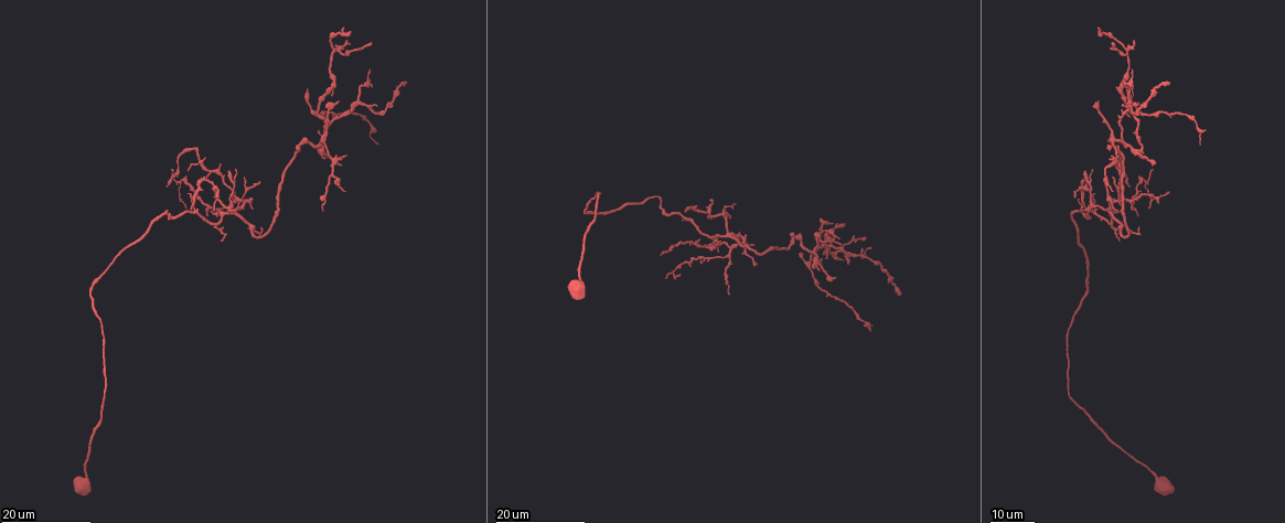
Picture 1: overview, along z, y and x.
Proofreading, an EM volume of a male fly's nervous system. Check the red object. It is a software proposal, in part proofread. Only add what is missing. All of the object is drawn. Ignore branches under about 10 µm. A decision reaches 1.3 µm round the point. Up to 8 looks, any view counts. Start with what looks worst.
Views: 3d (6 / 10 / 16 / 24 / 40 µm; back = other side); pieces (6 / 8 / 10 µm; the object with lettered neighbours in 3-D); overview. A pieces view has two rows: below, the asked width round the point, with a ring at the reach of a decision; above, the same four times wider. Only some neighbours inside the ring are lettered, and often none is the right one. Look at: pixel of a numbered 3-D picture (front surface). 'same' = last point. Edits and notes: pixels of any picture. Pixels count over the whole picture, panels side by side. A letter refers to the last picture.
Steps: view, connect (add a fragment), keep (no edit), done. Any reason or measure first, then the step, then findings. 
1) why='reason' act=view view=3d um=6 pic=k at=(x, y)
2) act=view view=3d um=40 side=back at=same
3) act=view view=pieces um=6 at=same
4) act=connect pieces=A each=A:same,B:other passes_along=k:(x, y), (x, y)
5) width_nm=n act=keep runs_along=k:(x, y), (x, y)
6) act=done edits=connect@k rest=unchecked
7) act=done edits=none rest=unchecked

why='free end' act=view view=3d um=16 pic=1 at=(711, 201)

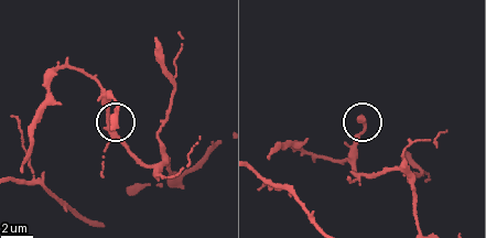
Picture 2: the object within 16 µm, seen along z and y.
act=view view=pieces um=10 pic=2 at=(114, 125)

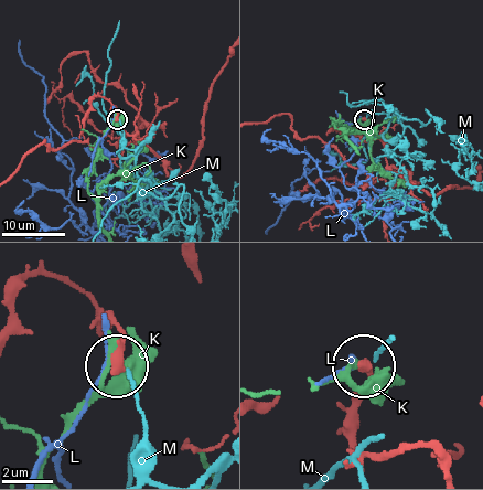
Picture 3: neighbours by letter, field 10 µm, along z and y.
width_nm=390 act=keep each=K:other,L:other,M:other found='none of them fits'

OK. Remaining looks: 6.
why='free end' act=view view=3d um=16 pic=1 at=(1111, 45)

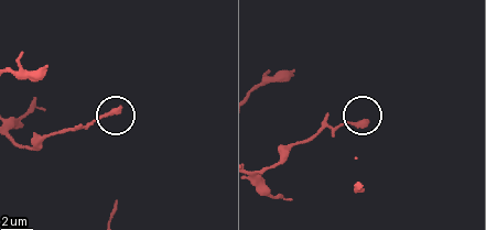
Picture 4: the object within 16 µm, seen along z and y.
act=view view=pieces um=10 pic=4 at=(366, 123)

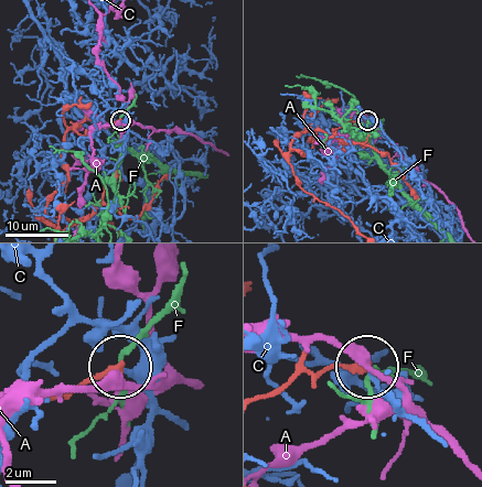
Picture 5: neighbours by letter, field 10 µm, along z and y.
act=keep each=A:other,C:other,F:other found='none of them fits'

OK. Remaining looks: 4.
why='an open end' act=view view=3d um=24 pic=1 at=(229, 174)

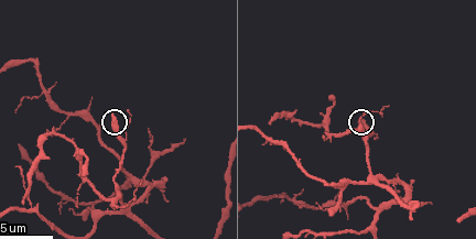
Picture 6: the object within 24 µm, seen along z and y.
act=view view=pieces um=6 pic=6 at=(113, 118)

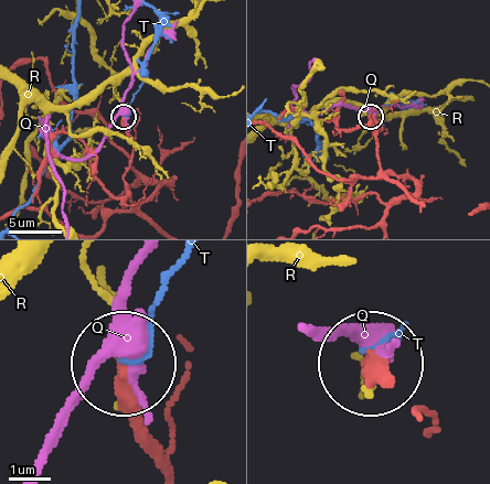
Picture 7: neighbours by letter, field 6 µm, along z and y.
act=keep each=Q:other,R:other,T:other runs_along=7:(164, 464), (139, 422), (126, 363) found='none of them fits'

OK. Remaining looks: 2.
why='long arm stops here' act=view view=3d um=24 pic=1 at=(901, 292)

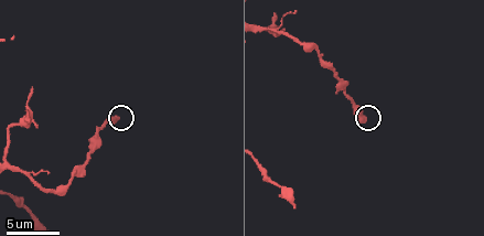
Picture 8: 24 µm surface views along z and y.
why='see the neighbours' act=view view=pieces um=10 pic=8 at=(361, 121)

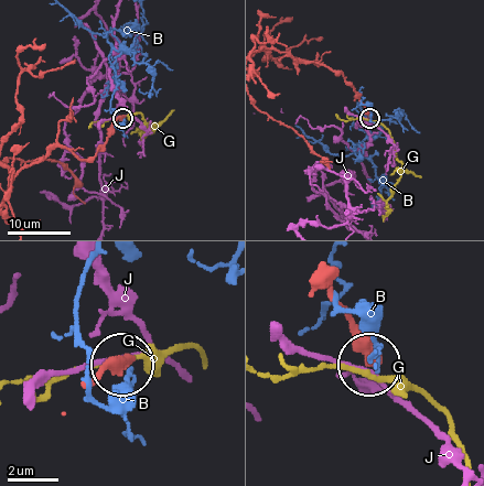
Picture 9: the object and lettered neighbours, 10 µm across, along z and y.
act=keep each=B:other,G:other,J:other found='none of them fits'

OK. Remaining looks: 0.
act=done edits=none rest=unchecked

